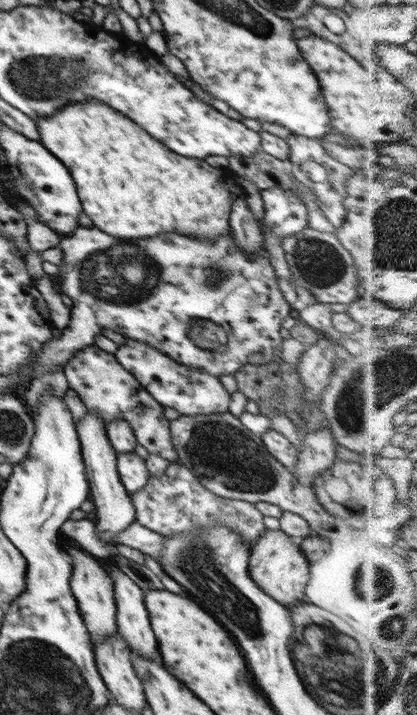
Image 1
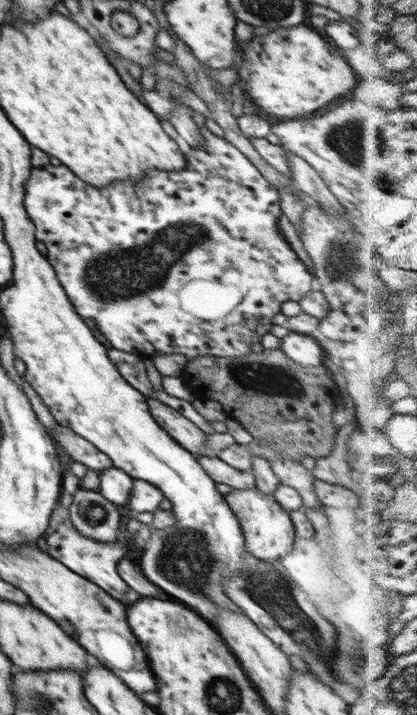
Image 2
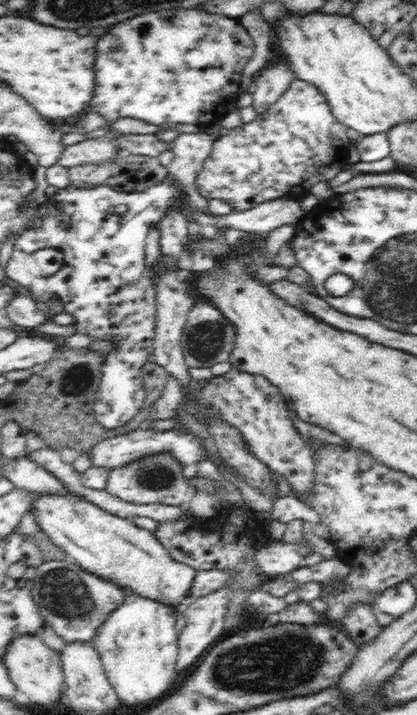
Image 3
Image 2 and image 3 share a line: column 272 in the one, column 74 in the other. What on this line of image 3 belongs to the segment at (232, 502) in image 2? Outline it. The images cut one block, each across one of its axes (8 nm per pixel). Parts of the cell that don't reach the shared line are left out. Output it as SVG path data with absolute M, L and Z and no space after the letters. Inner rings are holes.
M36 494L35 498L37 500L32 504L30 511L33 511L34 520L40 530L44 531L44 534L48 535L56 546L64 550L69 559L79 562L84 570L99 575L102 579L112 580L112 582L124 586L142 598L157 600L166 606L173 606L173 608L176 608L190 594L197 570L174 560L156 536L149 530L140 528L133 519L113 515L74 494Z

